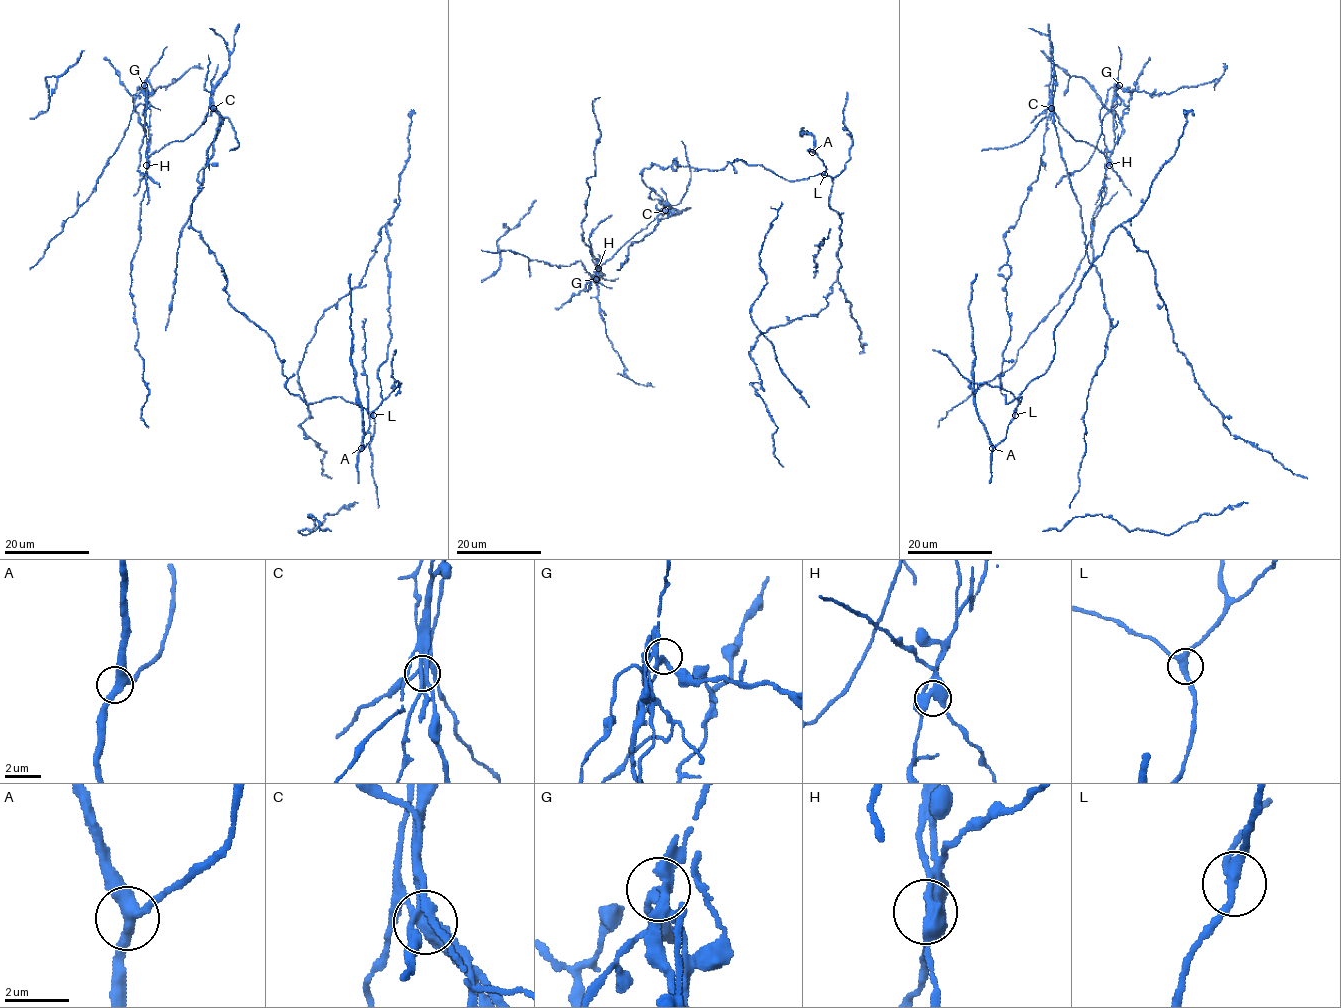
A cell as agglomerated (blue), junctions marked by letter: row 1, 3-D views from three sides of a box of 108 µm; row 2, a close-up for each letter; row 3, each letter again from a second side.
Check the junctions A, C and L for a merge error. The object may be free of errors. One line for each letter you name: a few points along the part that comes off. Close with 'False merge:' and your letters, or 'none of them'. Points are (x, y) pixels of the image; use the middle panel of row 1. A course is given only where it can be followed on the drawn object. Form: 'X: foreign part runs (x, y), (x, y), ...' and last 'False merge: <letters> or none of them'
C: foreign part runs (665, 210), (599, 268), (592, 261), (582, 223), (601, 135), (592, 101), (600, 97)
False merge: C

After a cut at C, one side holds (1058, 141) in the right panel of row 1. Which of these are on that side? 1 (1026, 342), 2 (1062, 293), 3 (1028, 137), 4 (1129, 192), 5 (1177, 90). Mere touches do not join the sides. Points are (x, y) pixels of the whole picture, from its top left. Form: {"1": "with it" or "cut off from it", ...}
{"1": "with it", "2": "with it", "3": "with it", "4": "with it", "5": "with it"}

